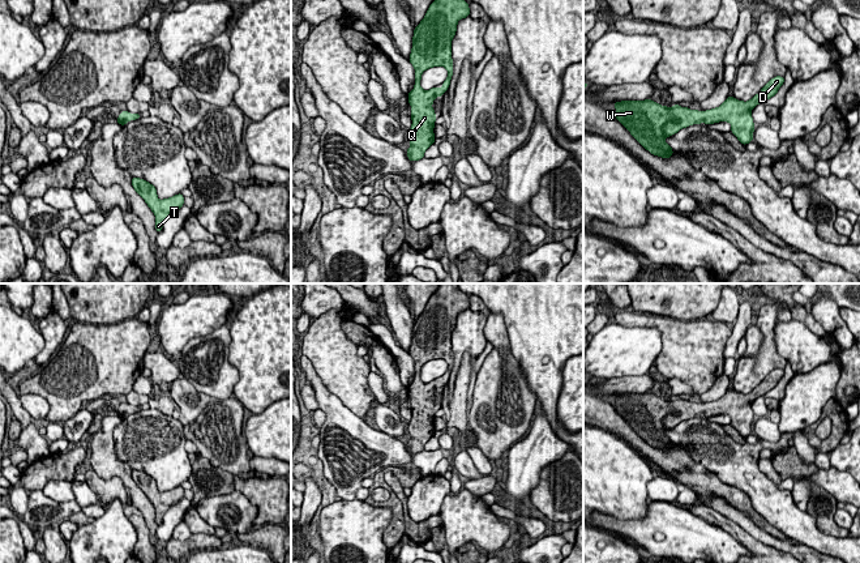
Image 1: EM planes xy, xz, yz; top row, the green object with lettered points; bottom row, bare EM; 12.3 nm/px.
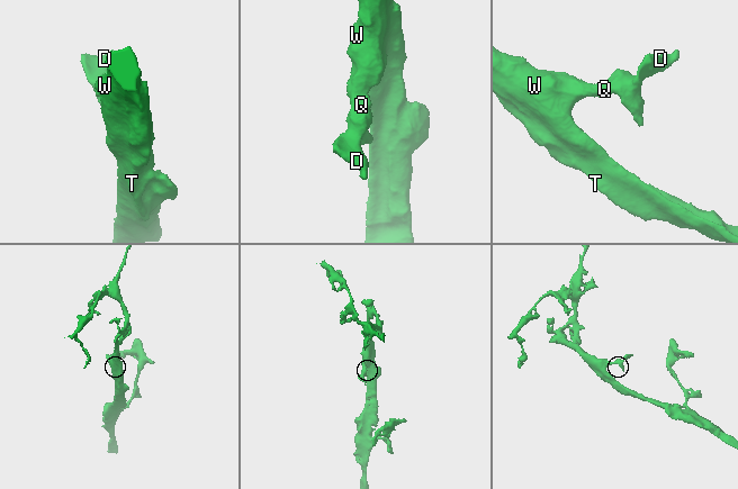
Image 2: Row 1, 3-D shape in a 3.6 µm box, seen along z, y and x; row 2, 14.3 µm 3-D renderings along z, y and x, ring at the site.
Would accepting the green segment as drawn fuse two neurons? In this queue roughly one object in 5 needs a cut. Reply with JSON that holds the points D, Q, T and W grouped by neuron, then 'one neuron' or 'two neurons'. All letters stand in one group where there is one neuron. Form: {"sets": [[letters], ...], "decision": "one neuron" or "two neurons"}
{"sets": [["D", "Q", "T", "W"]], "decision": "one neuron"}

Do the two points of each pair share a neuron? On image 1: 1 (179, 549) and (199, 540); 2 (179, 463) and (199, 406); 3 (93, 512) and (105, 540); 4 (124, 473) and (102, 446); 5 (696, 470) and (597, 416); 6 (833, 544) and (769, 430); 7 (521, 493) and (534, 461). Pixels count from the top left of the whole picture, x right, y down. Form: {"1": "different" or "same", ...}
{"1": "same", "2": "different", "3": "different", "4": "same", "5": "same", "6": "different", "7": "same"}

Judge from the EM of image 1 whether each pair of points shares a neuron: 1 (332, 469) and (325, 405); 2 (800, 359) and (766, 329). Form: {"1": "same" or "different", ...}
{"1": "same", "2": "different"}

